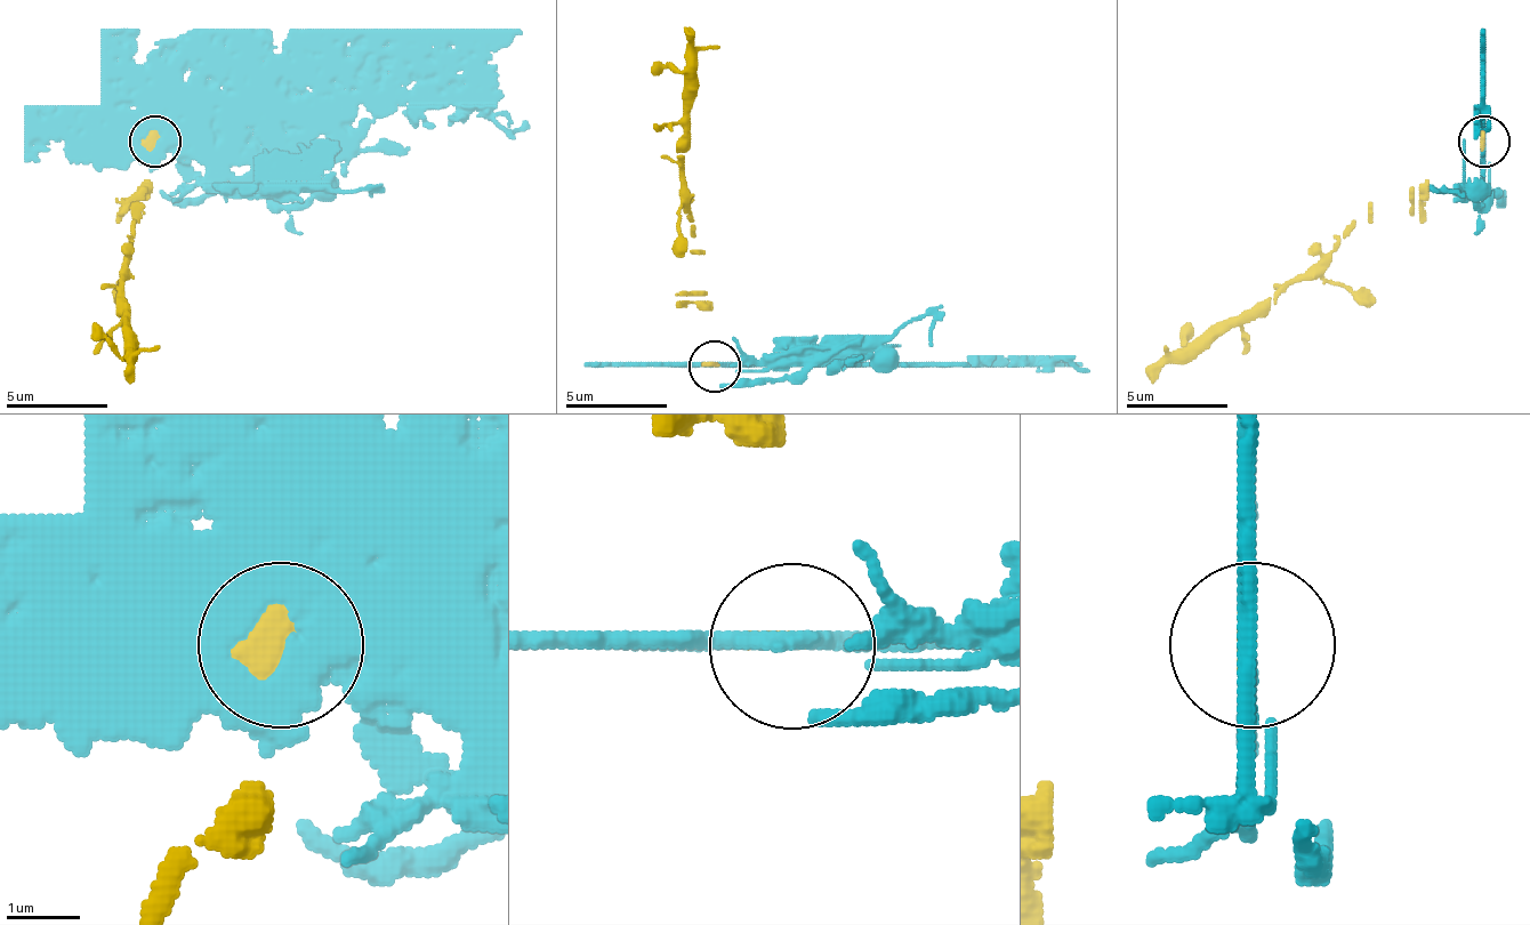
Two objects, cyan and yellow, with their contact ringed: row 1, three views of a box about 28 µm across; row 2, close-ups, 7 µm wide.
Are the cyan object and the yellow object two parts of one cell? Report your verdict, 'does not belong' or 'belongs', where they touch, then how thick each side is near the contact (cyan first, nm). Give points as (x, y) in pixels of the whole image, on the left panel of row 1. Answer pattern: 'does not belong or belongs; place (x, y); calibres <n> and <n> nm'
does not belong; place (154, 142); calibres 440 and 360 nm

